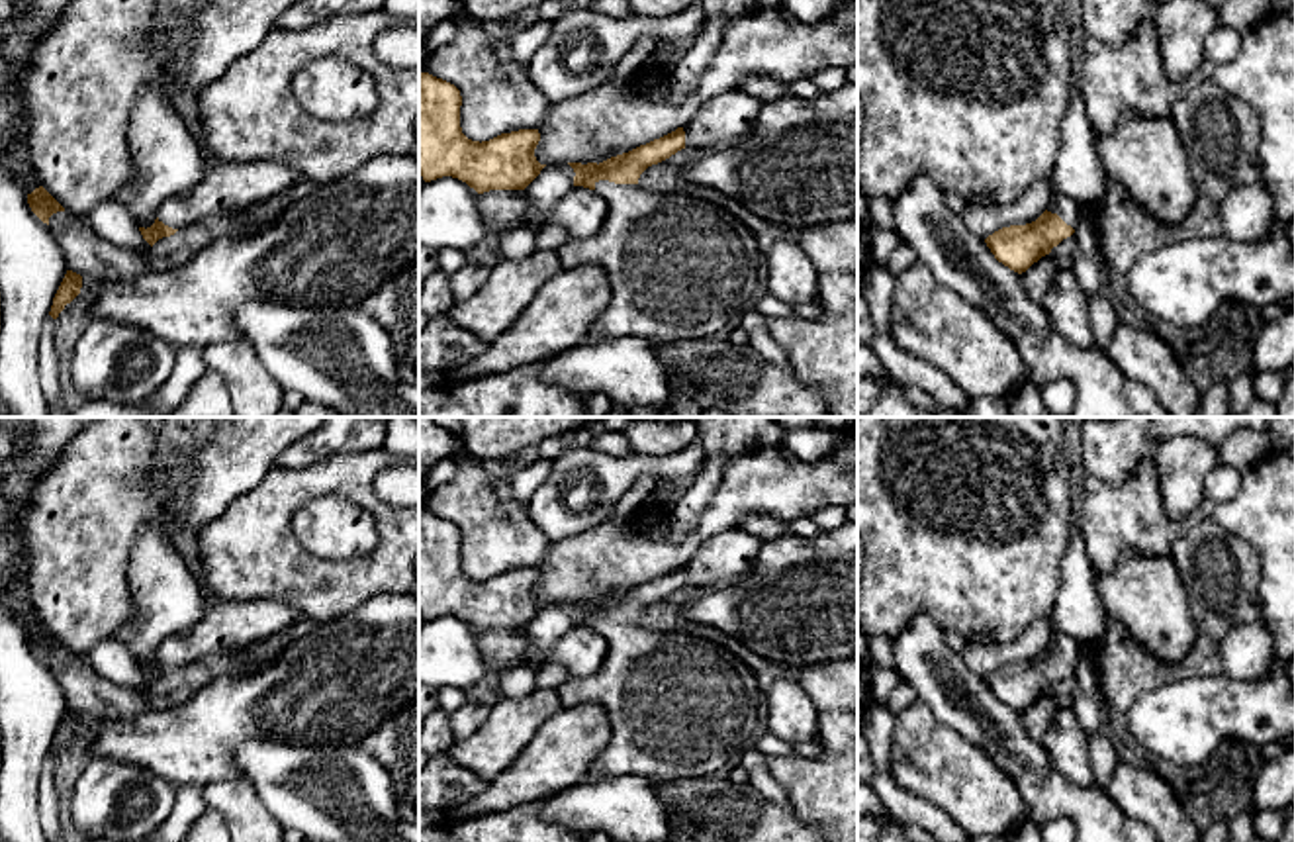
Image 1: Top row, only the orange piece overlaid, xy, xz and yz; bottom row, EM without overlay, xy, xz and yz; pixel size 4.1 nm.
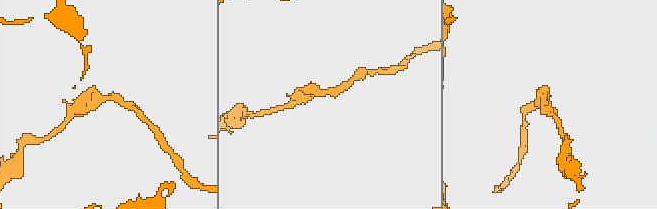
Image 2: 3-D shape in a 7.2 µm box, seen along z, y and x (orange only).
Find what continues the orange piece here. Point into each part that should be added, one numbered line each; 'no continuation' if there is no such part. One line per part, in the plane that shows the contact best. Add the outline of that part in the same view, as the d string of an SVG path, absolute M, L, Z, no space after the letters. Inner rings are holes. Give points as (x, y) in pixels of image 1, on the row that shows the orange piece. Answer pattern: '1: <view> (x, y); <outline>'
1: xz (680, 269); M599 180L595 192L607 202L601 229L556 251L562 270L595 264L611 284L613 296L585 343L617 337L640 337L652 345L715 339L732 319L756 309L758 268L765 255L732 213L681 192L660 194L638 184Z

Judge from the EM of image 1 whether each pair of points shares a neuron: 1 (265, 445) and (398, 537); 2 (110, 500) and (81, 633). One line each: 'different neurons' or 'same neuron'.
1: different neurons
2: same neuron

